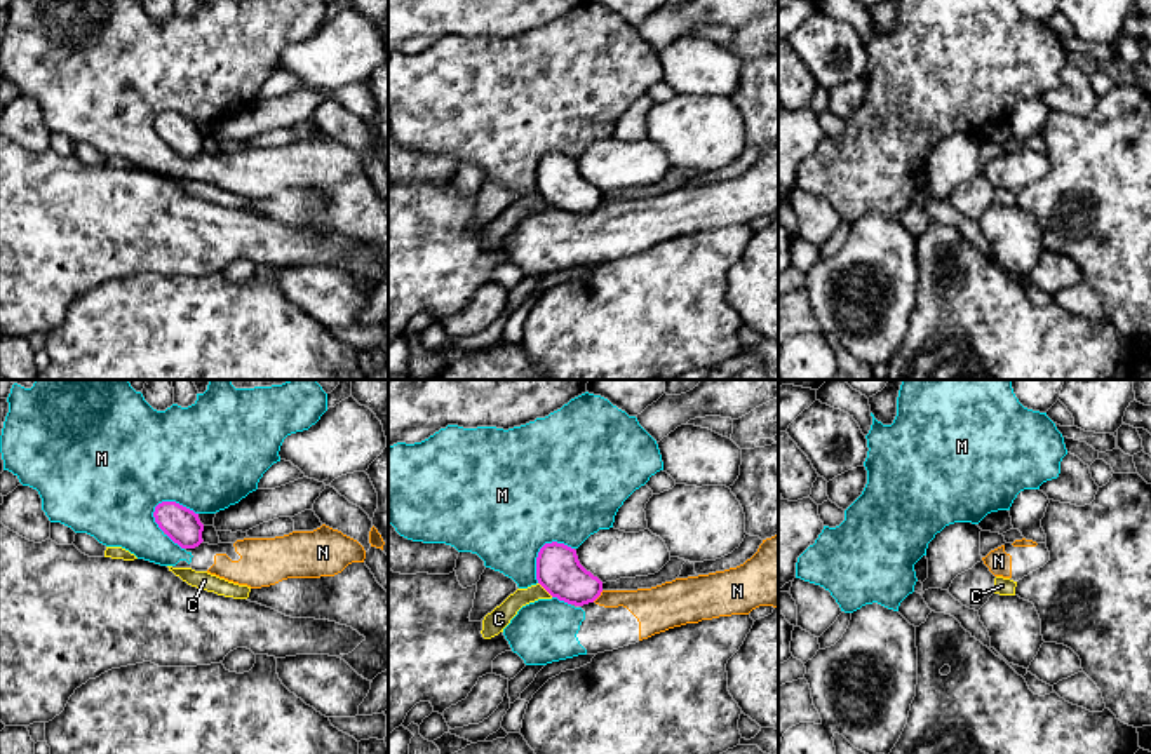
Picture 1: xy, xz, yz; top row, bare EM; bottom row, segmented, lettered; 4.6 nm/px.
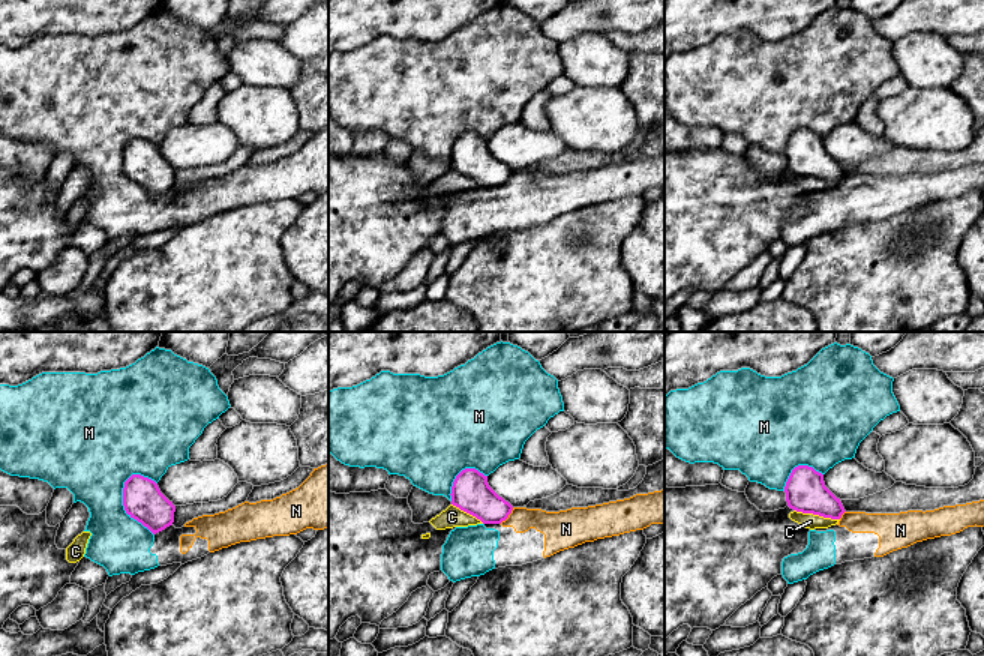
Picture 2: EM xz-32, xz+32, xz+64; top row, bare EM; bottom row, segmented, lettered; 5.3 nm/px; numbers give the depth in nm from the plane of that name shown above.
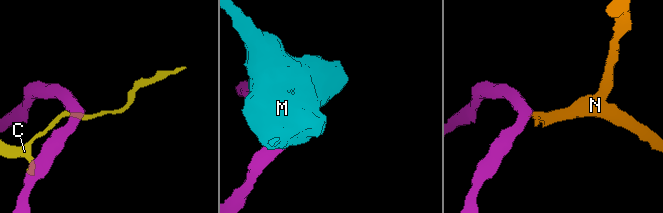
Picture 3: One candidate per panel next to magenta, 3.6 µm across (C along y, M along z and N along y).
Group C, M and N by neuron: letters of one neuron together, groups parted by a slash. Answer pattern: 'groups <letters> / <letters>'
groups C / M N

